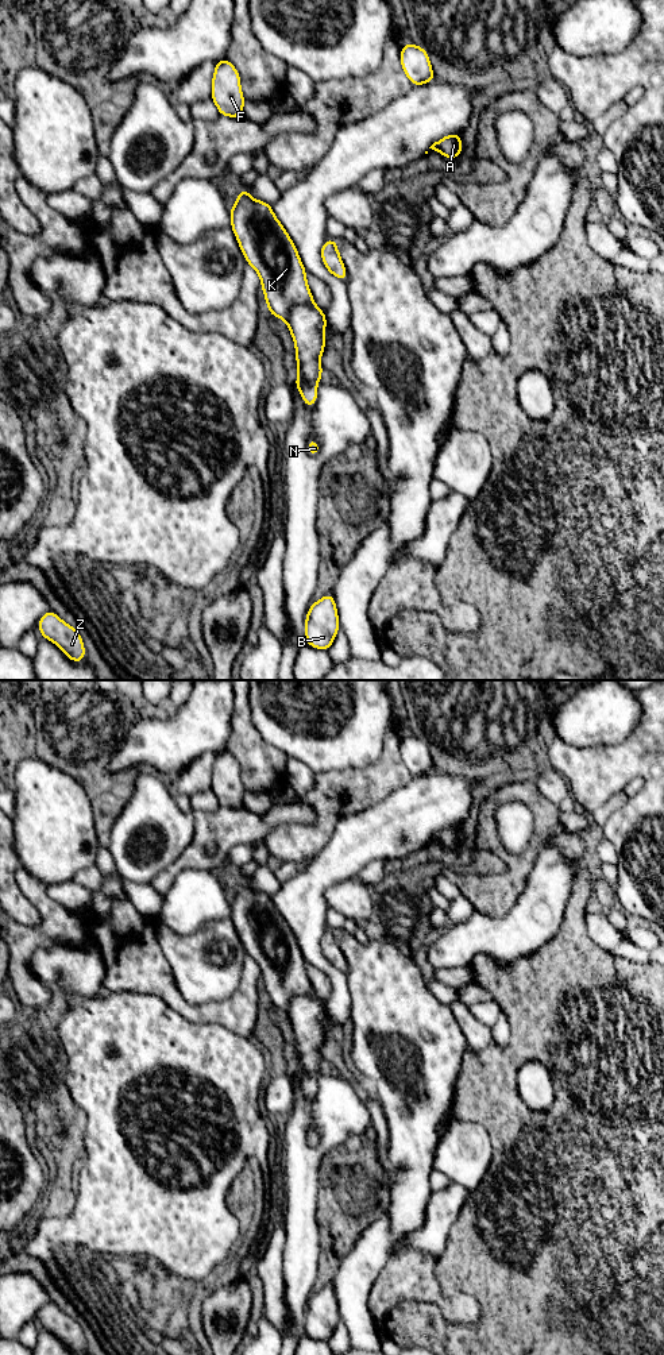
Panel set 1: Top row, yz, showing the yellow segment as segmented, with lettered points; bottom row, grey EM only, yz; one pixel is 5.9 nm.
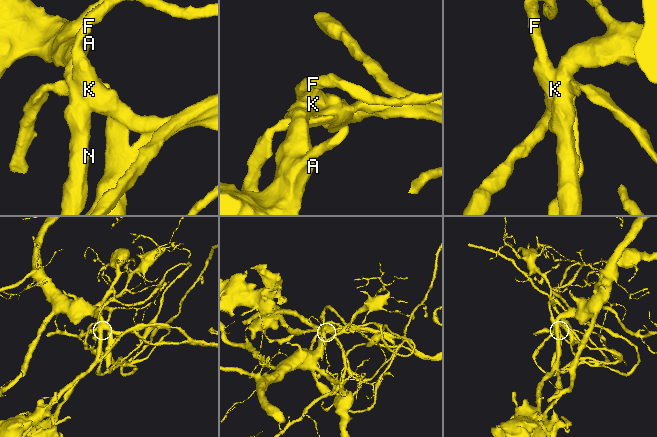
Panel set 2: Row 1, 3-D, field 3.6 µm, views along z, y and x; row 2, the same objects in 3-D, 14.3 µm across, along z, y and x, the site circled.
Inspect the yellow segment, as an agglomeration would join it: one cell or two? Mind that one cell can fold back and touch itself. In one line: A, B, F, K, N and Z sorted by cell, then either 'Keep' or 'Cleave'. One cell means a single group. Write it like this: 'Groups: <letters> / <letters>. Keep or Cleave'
Groups: A N / B F K Z. Cleave

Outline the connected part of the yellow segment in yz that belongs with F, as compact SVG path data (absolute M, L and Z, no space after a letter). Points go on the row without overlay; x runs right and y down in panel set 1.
M227 750L216 752L212 768L211 791L216 795L220 807L242 808L244 787L238 760Z

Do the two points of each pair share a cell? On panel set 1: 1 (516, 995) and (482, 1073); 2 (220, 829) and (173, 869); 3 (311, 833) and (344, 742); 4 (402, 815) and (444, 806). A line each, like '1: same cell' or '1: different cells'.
1: same cell
2: same cell
3: different cells
4: same cell

